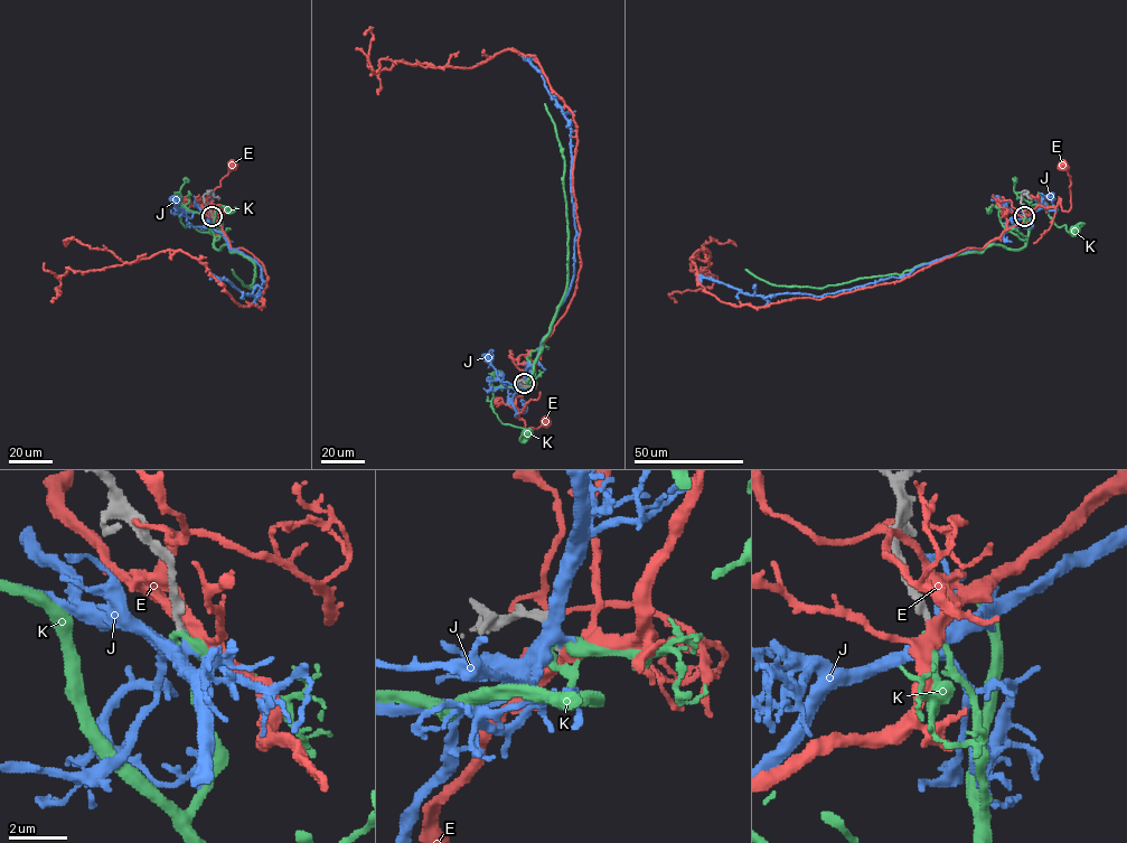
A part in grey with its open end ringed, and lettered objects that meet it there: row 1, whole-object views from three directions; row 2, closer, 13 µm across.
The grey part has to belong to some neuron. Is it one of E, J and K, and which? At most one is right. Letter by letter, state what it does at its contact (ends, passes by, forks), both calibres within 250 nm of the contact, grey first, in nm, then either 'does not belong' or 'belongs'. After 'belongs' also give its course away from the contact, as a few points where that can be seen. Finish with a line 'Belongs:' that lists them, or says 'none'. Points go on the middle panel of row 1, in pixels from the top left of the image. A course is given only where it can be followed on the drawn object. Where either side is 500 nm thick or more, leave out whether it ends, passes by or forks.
E: it passes by; calibres 240 and 440 nm; does not belong
J: it passes by; calibres 220 and 320 nm; belongs; course (525, 383), (526, 370), (537, 358), (541, 342), (569, 289), (576, 232), (570, 122), (542, 74), (522, 57)
K: it passes by; calibres 240 and 280 nm; does not belong
Belongs: J

